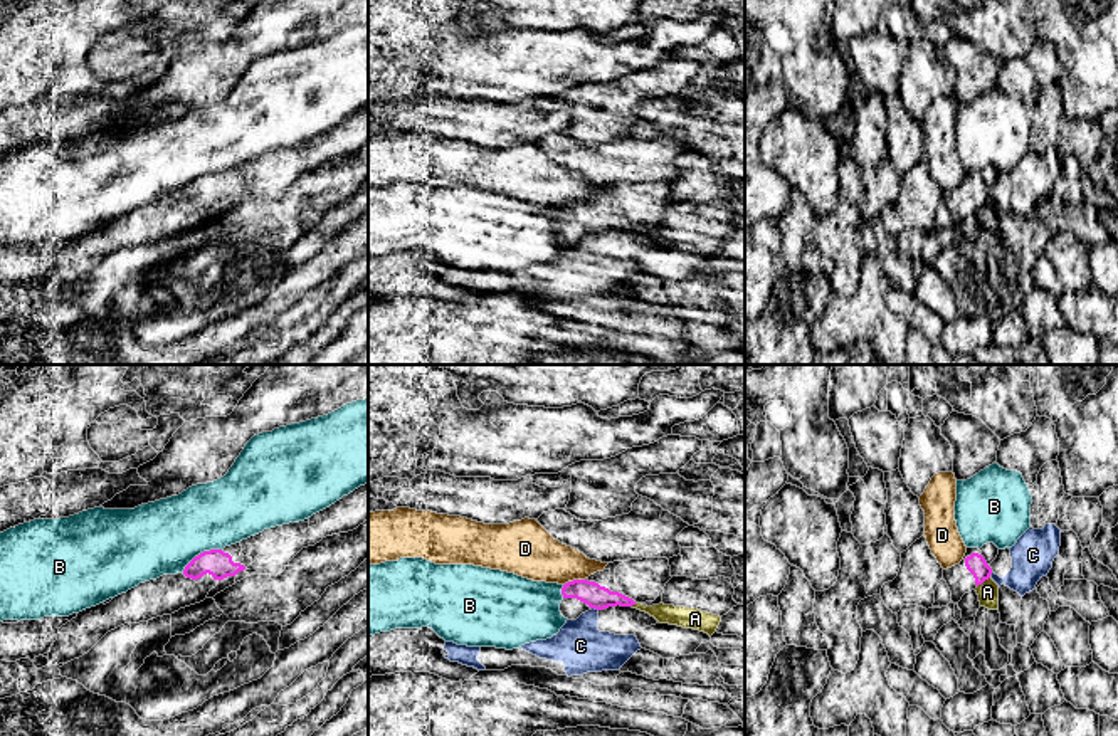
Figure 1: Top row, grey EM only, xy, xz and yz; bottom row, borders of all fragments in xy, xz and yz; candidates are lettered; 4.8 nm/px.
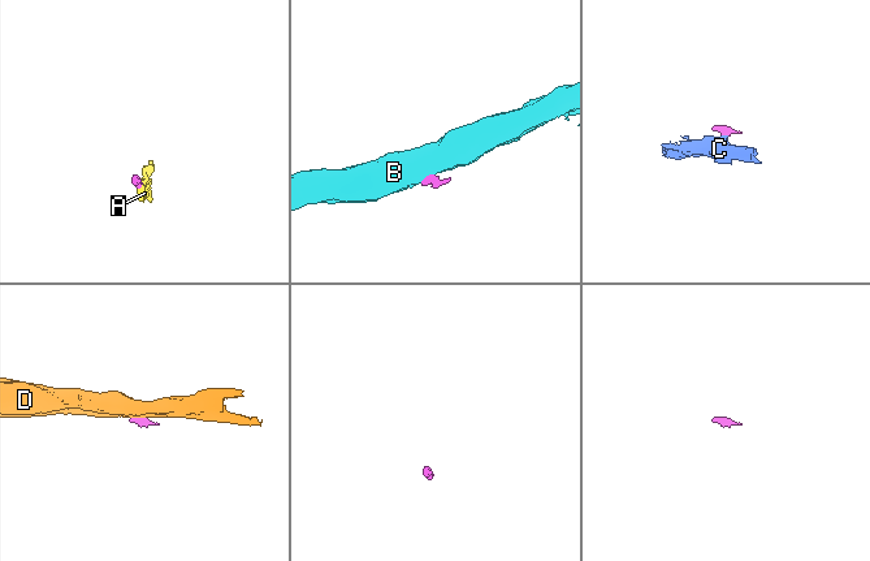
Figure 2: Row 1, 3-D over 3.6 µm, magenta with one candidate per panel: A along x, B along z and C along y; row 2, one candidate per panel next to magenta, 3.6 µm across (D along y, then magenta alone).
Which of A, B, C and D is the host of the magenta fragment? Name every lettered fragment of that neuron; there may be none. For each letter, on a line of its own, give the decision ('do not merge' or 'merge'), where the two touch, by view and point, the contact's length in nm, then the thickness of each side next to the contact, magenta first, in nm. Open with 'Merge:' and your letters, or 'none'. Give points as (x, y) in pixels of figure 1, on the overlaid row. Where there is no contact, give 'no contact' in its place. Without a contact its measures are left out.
Merge: none
A: do not merge | yz (984, 580) | 90 nm | 100/100 nm
B: do not merge | xy (200, 553) | 220 nm | 130/360 nm
C: do not merge | xz (595, 609) | 40 nm | 120/240 nm
D: do not merge | xz (574, 580) | 110 nm | 120/260 nm

